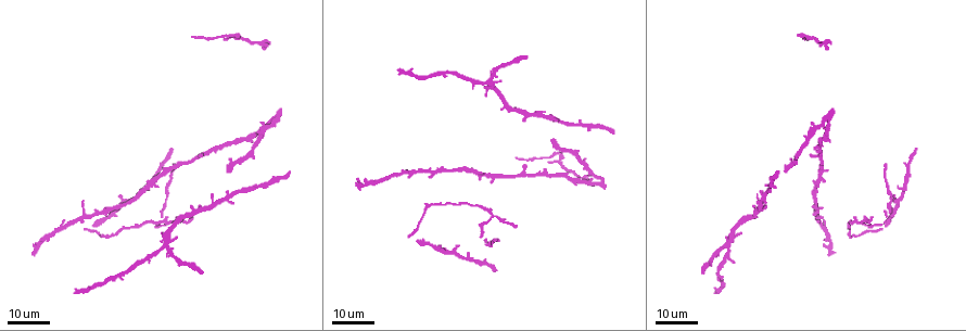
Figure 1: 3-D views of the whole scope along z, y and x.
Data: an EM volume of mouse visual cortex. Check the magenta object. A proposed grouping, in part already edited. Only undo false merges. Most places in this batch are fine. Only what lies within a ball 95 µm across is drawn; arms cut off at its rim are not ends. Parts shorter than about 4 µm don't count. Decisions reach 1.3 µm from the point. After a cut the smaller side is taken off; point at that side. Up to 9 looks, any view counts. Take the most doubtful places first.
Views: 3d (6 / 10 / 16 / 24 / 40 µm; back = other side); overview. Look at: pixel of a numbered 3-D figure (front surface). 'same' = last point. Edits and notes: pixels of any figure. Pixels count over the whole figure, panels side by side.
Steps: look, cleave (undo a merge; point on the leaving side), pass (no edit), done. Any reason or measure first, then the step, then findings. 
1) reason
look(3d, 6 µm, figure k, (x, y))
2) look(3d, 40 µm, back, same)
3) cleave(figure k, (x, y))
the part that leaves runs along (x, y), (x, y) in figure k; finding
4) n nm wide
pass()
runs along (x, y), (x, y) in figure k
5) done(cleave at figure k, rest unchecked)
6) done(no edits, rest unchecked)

look(3d, 24 µm, figure 1, (241, 190))

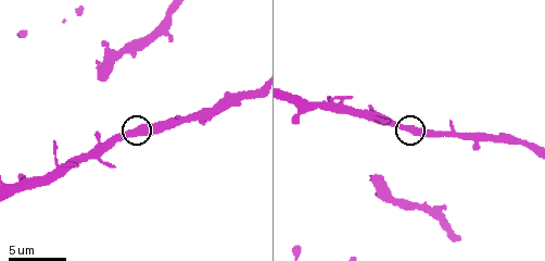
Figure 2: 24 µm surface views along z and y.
closer look
look(3d, 6 µm, figure 2, (138, 134))

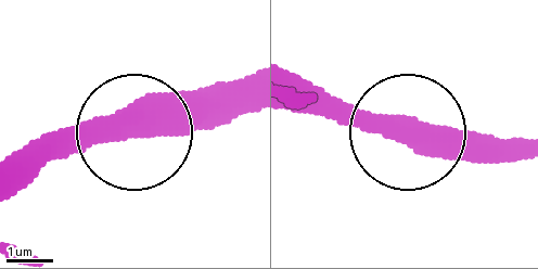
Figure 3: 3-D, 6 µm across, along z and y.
pass()
all the same neuron

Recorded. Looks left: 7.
look(3d, 16 µm, figure 1, (107, 209))

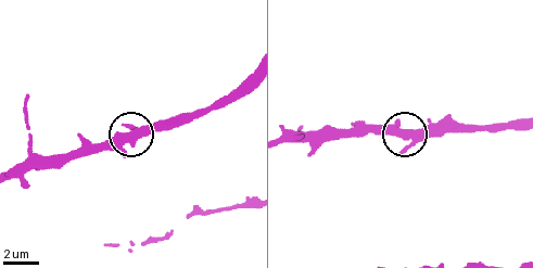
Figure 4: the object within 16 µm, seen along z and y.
look(3d, 10 µm, figure 4, (409, 144))

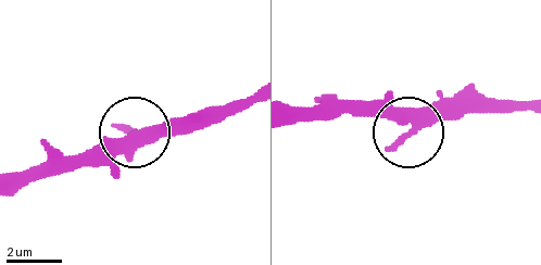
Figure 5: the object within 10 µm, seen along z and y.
side arm 25 µm
pass()
runs along (524, 103), (467, 103), (411, 129), (357, 105) in figure 5; continuous, no second neuron

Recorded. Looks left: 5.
small branch off a trunk
look(3d, 16 µm, figure 1, (162, 245))

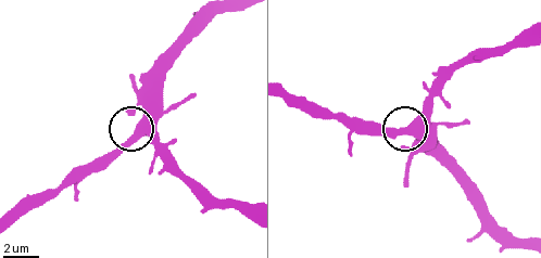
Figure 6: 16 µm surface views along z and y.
look(3d, 6 µm, figure 6, (140, 133))

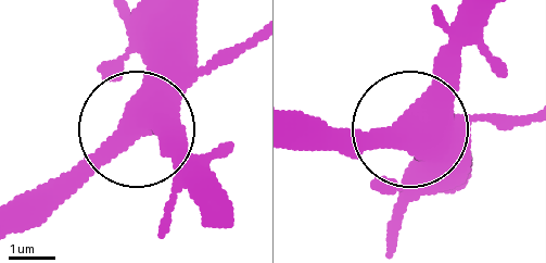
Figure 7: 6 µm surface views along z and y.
3 arms
pass()
runs along (457, 186), (422, 151), (415, 120), (437, 73), (480, 30) in figure 7; continuous, no second neuron

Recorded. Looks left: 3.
thick turns thin
look(3d, 24 µm, figure 1, (211, 40))

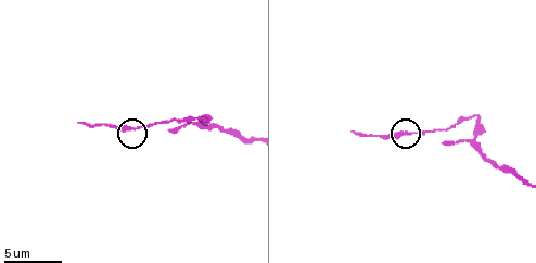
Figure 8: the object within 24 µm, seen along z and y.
look(3d, 6 µm, figure 8, (136, 127))

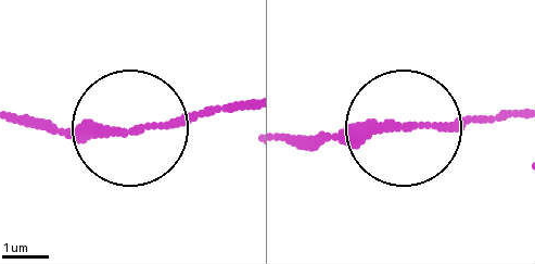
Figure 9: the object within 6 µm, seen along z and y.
pass()
all the same neuron

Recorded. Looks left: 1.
done(no edits, rest unchecked)

